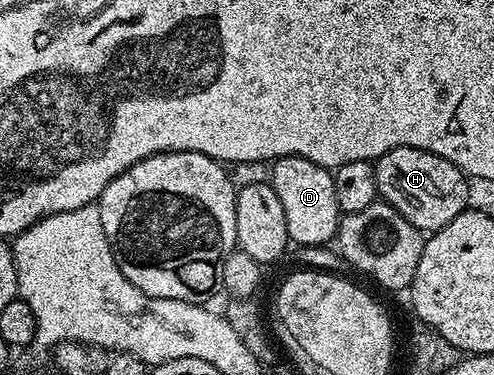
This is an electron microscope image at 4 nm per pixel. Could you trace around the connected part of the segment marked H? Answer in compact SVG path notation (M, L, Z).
M395 147L375 162L377 192L407 223L422 231L436 231L447 227L455 215L465 212L468 206L470 178L455 163L415 147Z

